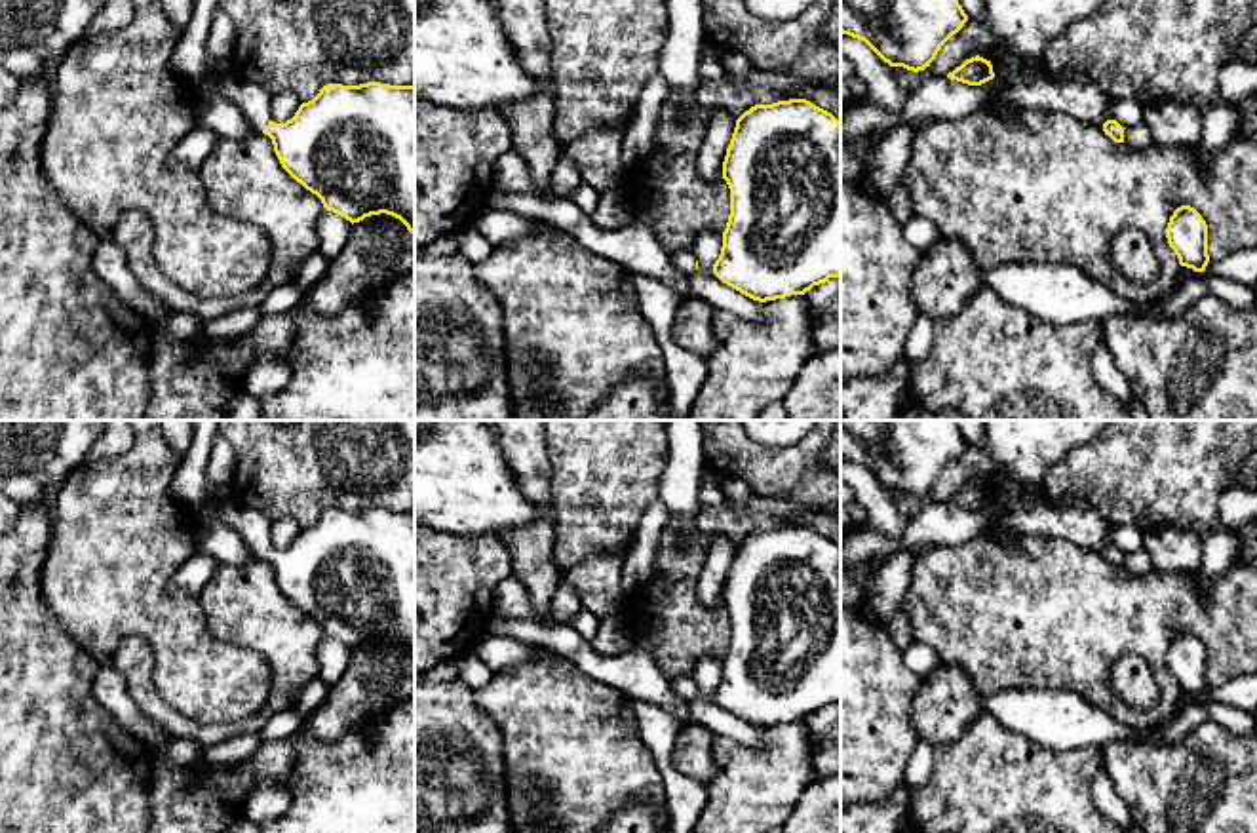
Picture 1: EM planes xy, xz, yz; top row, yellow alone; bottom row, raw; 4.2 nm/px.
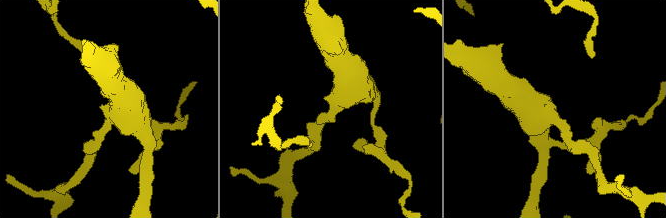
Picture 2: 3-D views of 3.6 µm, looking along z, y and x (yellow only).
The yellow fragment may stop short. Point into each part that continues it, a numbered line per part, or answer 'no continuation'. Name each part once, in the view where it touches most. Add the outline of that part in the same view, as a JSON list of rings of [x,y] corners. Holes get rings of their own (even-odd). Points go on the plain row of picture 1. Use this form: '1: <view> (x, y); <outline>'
1: xy (253, 527); [[[230,498],[219,504],[202,502],[196,506],[188,506],[188,510],[198,523],[221,521],[228,525],[230,529],[234,529],[236,533],[240,533],[247,548],[257,557],[262,557],[270,548],[268,521],[257,510],[242,508]]]

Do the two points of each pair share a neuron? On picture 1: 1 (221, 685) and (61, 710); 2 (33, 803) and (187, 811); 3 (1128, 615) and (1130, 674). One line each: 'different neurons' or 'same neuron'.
1: different neurons
2: different neurons
3: different neurons

